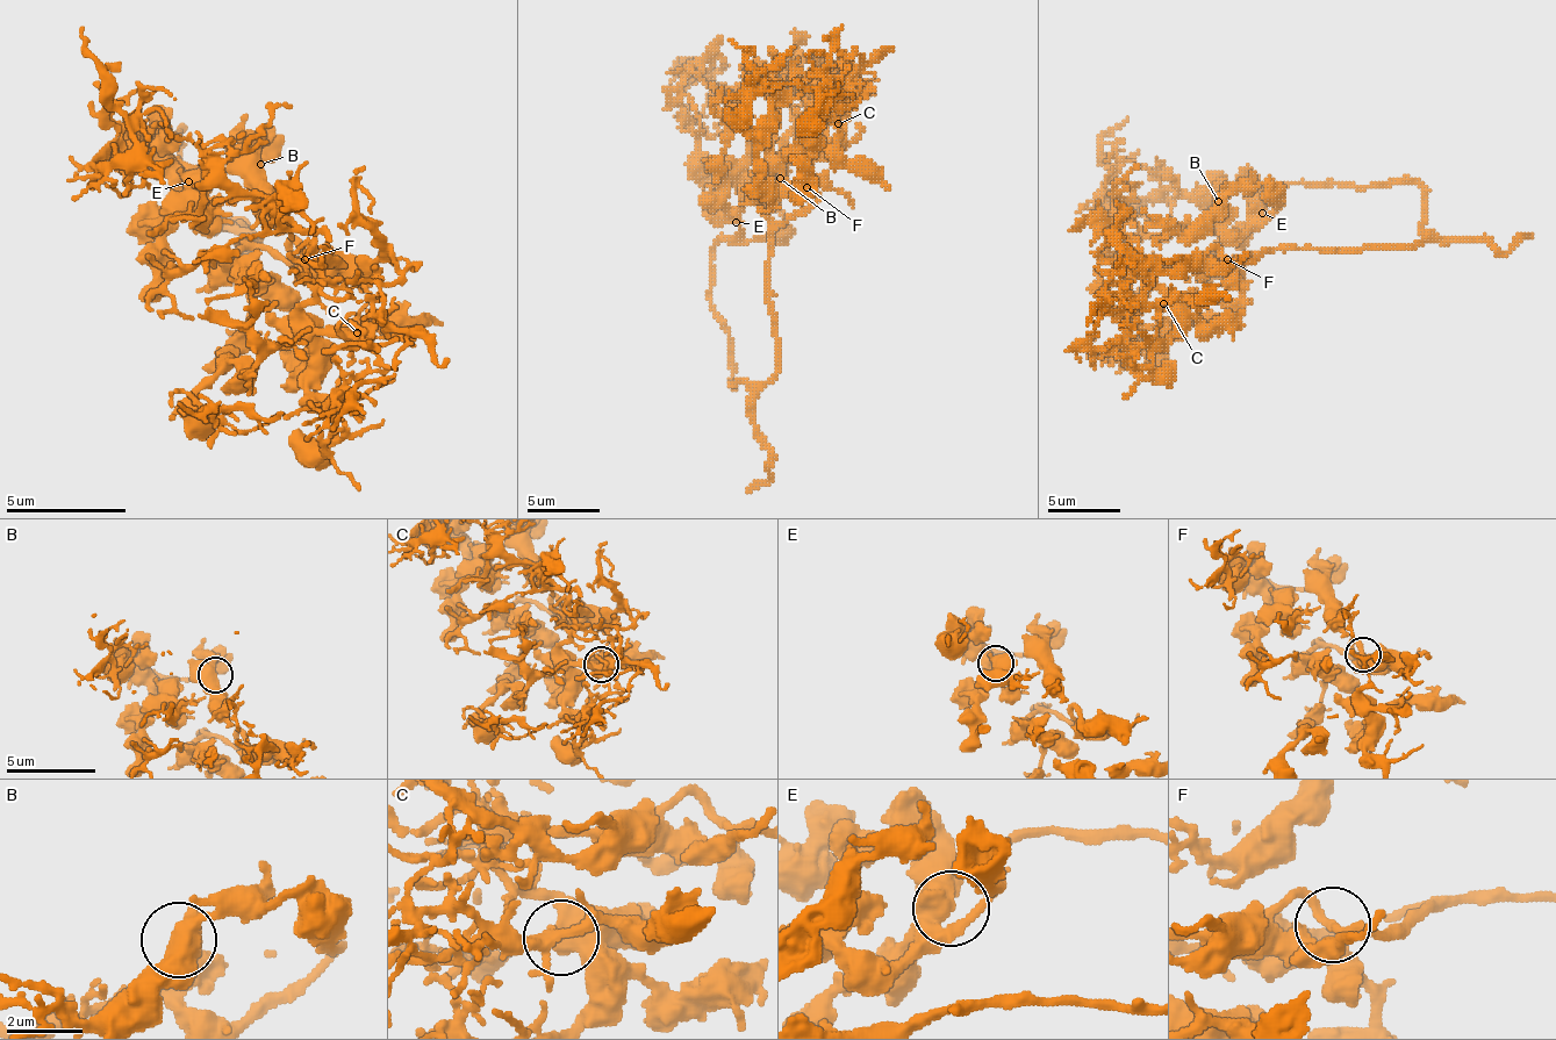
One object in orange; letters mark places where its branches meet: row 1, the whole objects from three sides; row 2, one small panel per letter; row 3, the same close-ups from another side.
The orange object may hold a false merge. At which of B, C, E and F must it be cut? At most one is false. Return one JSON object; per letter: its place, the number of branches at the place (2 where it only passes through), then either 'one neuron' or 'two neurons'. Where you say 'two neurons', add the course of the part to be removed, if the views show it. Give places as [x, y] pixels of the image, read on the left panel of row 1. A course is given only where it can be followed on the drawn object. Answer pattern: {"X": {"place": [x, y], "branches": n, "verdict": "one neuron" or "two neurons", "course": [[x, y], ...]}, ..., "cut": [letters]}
{"B": {"place": [260, 164], "branches": 3, "verdict": "one neuron"}, "C": {"place": [357, 332], "branches": 5, "verdict": "one neuron"}, "E": {"place": [188, 181], "branches": 3, "verdict": "one neuron"}, "F": {"place": [305, 259], "branches": 2, "verdict": "one neuron"}, "cut": []}

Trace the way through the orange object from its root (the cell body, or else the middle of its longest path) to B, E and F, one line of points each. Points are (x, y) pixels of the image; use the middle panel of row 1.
B: (754, 80), (744, 98), (747, 178), (754, 186), (780, 178)
E: (754, 80), (744, 98), (747, 200), (736, 215), (736, 222)
F: (754, 80), (783, 80), (809, 98), (827, 120), (827, 138), (816, 149), (816, 160), (802, 183), (805, 186)

